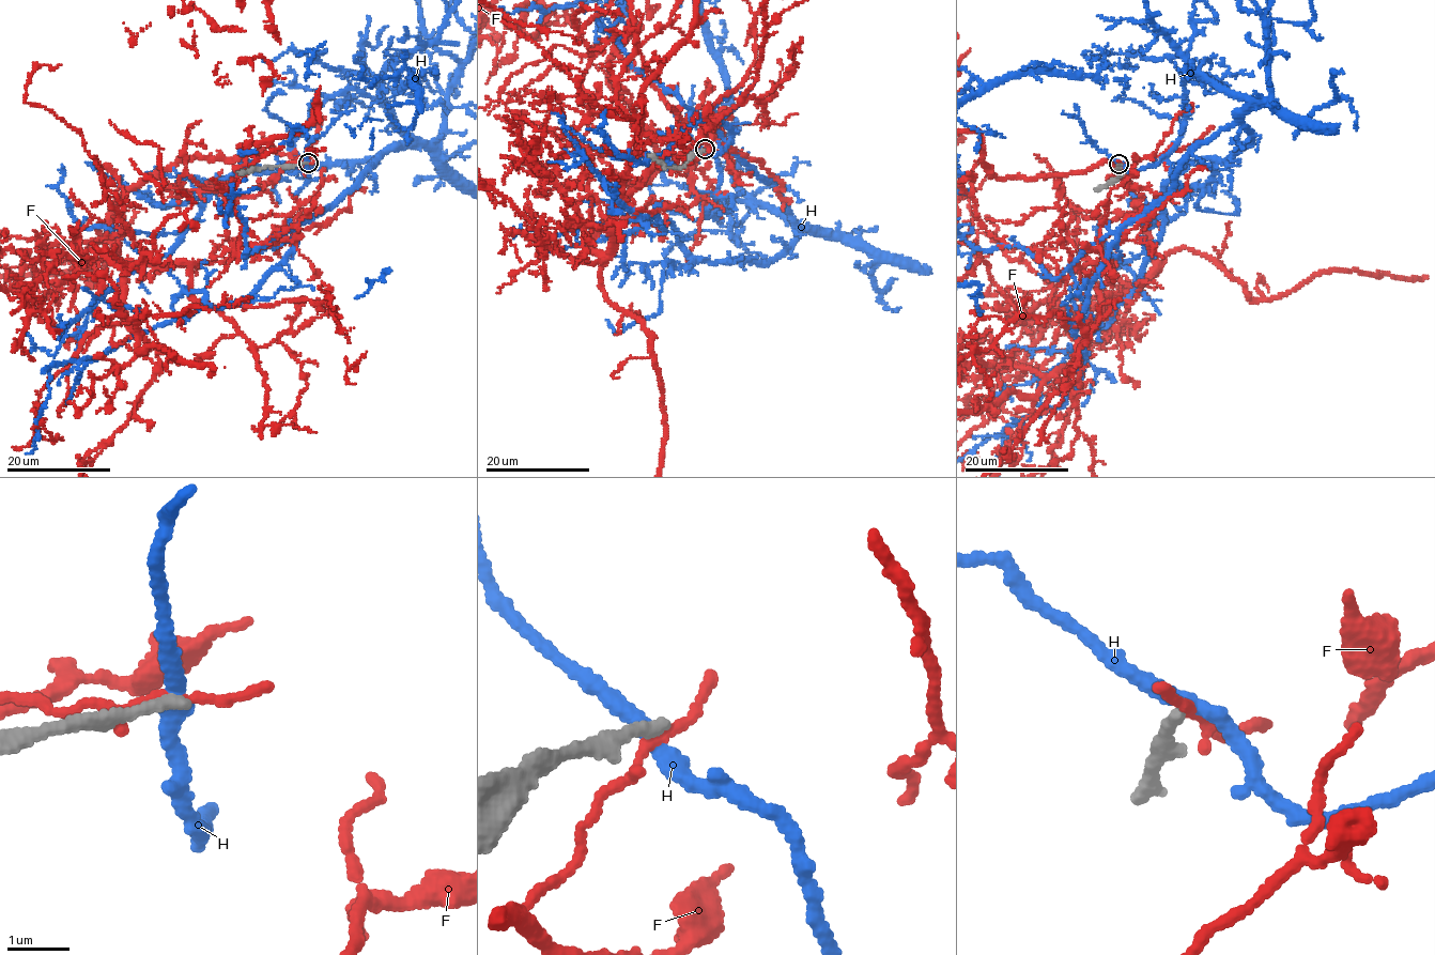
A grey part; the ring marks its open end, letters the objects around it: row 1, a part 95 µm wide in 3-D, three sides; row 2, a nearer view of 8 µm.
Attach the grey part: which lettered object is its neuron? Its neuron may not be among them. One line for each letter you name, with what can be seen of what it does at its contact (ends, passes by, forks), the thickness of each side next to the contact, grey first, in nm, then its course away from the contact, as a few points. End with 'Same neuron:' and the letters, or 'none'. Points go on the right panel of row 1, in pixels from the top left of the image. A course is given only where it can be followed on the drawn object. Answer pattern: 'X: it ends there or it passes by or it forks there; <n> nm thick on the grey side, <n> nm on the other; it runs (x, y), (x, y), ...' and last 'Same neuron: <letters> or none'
Same neuron: none

